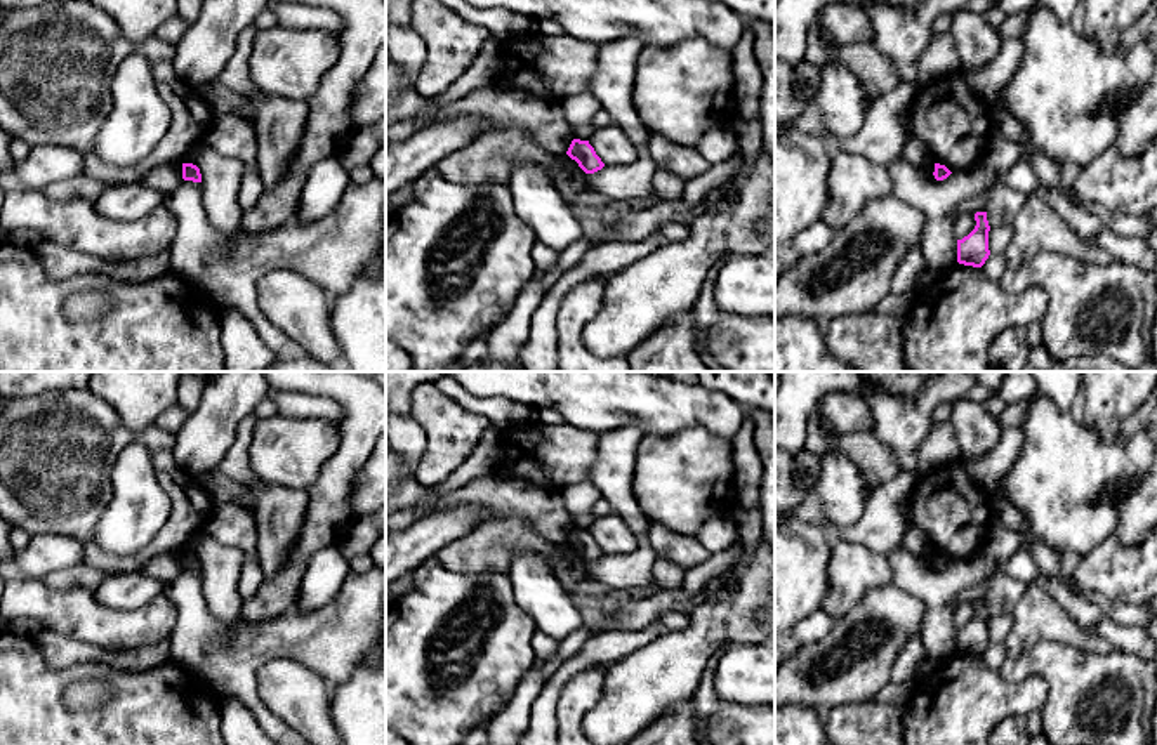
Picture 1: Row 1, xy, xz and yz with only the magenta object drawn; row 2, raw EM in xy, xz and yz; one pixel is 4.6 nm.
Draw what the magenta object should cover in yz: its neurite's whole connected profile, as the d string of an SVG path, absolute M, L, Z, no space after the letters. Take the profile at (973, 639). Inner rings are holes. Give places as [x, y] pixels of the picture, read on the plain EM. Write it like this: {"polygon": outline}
{"polygon": "M976 601L975 610L975 618L962 629L957 629L957 651L964 655L982 656L990 644L990 615L987 610L987 601Z"}

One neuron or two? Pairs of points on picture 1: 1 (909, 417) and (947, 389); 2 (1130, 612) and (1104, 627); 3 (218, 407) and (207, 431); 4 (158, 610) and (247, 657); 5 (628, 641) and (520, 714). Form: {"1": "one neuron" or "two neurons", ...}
{"1": "one neuron", "2": "two neurons", "3": "one neuron", "4": "two neurons", "5": "two neurons"}

